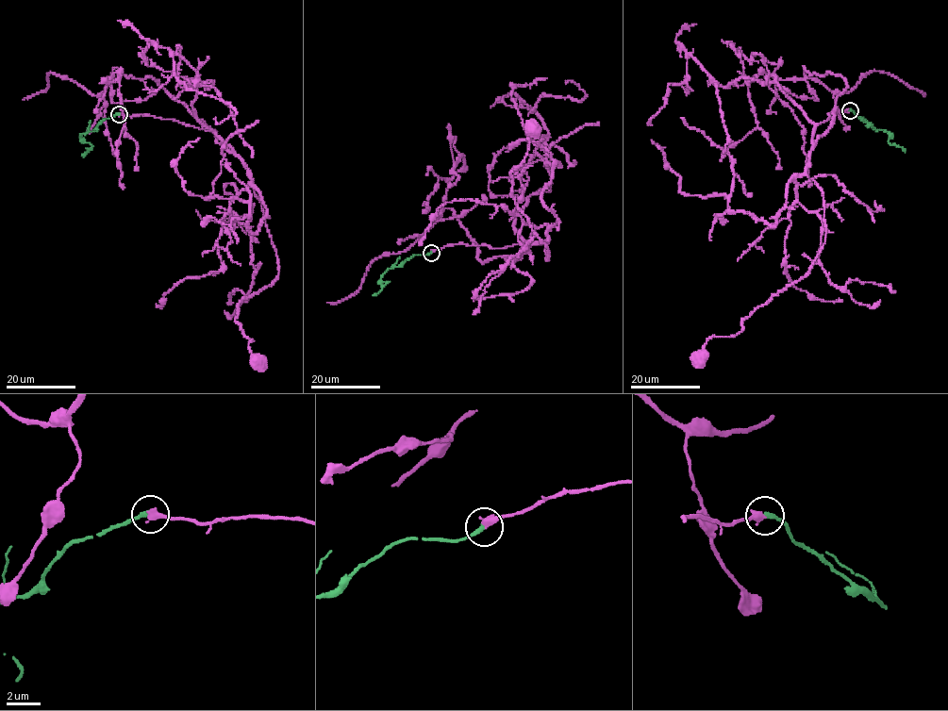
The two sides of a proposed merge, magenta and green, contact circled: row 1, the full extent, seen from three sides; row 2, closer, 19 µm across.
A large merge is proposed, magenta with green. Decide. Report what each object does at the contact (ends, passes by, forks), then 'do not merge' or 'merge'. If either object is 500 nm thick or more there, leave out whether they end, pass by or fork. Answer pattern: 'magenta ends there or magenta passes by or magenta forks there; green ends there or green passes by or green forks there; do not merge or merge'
magenta ends there; green ends there; merge

